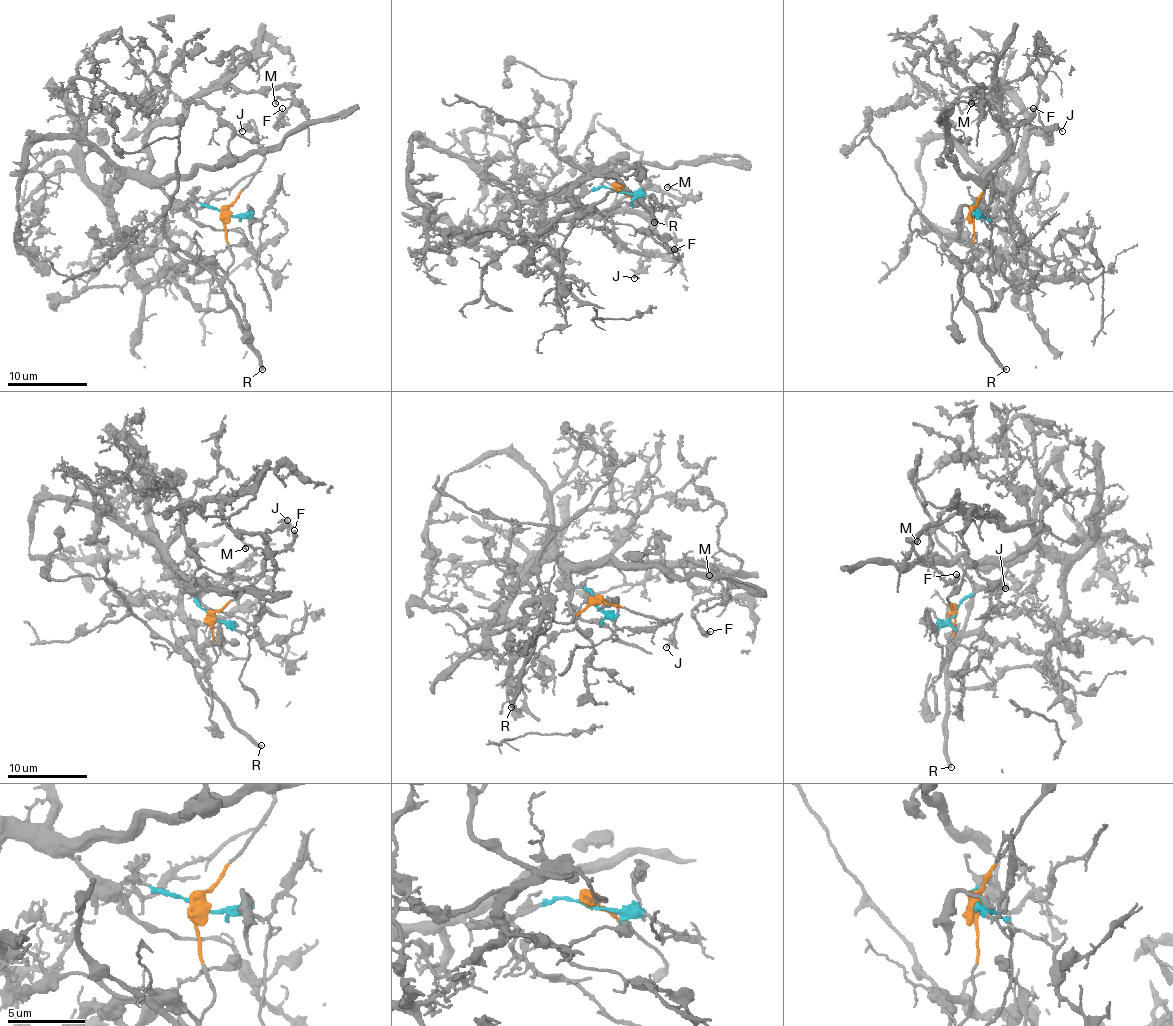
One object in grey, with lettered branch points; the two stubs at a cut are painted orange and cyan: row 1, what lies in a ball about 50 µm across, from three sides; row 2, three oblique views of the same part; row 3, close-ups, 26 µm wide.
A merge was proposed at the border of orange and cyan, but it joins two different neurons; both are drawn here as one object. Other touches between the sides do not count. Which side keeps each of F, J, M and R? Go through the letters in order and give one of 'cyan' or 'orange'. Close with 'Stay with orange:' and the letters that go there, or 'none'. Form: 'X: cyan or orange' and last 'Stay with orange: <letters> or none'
F: cyan
J: orange
M: cyan
R: orange
Stay with orange: J, R

